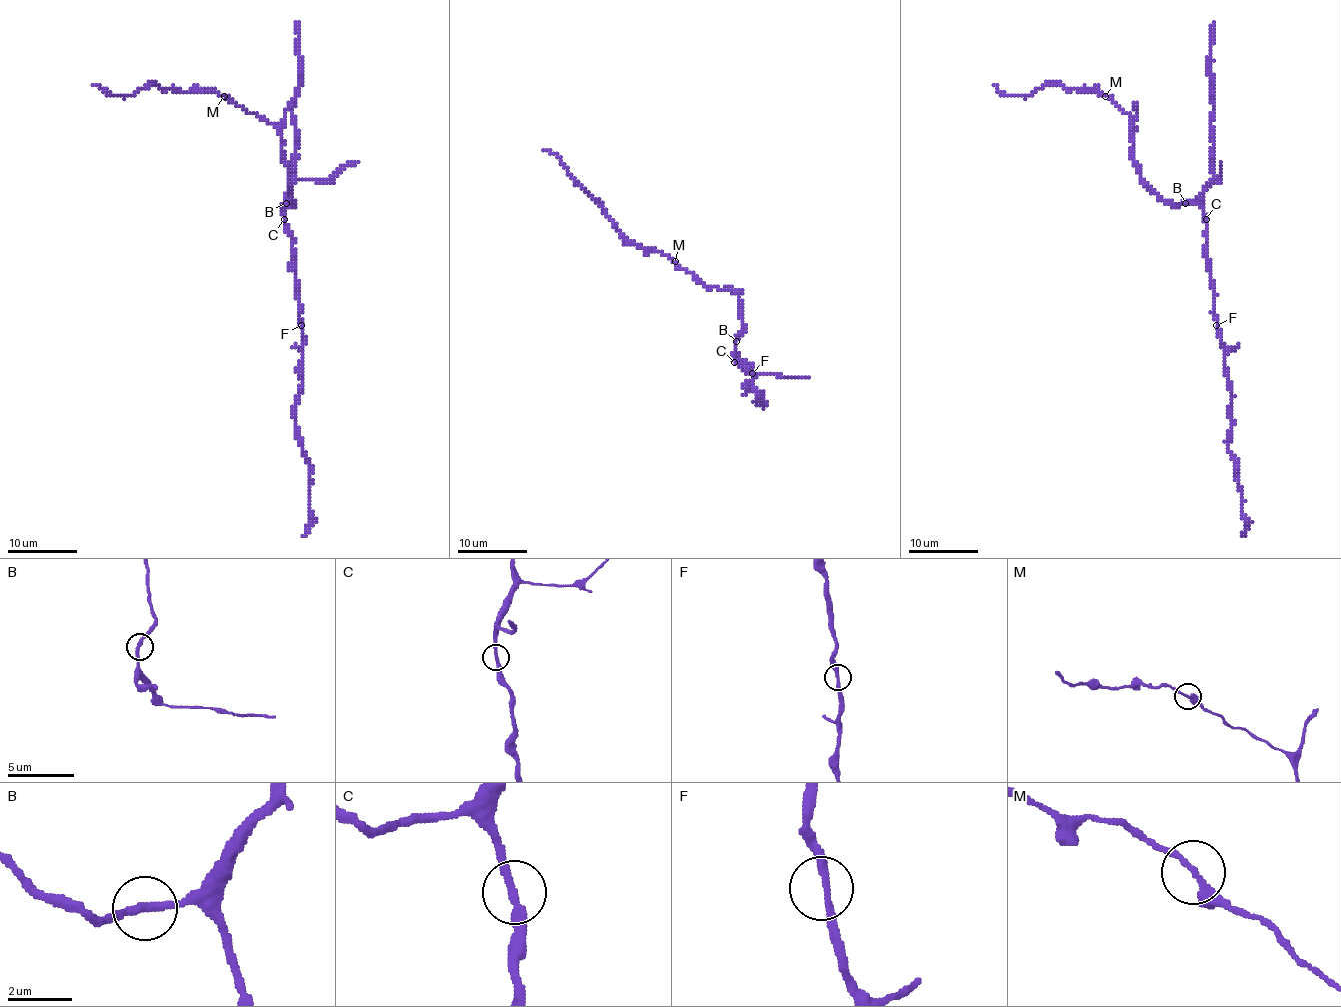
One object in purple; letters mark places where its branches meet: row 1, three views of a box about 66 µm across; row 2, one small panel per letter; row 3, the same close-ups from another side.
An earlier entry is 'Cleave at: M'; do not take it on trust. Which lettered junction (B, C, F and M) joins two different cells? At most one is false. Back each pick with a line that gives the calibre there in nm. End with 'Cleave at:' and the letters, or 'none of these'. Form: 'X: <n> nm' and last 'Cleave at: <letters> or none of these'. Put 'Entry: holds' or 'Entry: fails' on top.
Entry: fails
Cleave at: none of these

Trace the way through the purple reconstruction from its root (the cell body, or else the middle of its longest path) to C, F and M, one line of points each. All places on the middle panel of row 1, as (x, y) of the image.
C: (734, 340), (734, 362)
F: (734, 340), (734, 361), (743, 362), (752, 373)
M: (734, 340), (743, 329), (740, 296), (733, 289), (703, 285), (675, 261)

